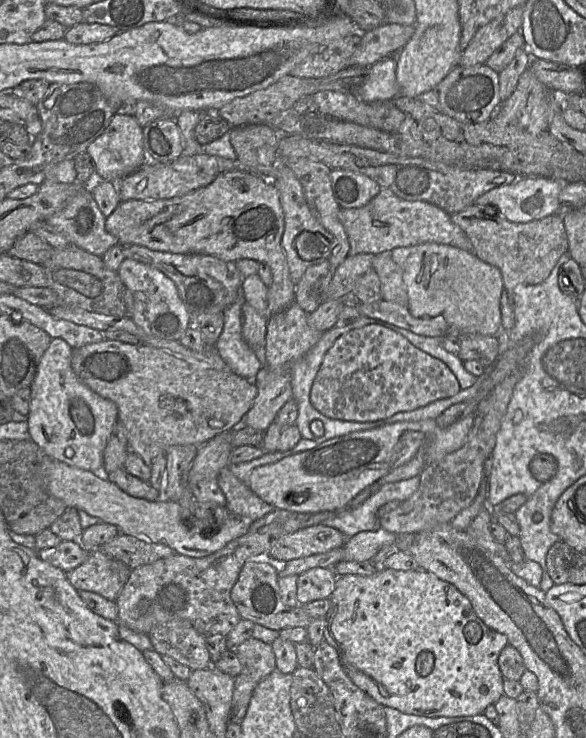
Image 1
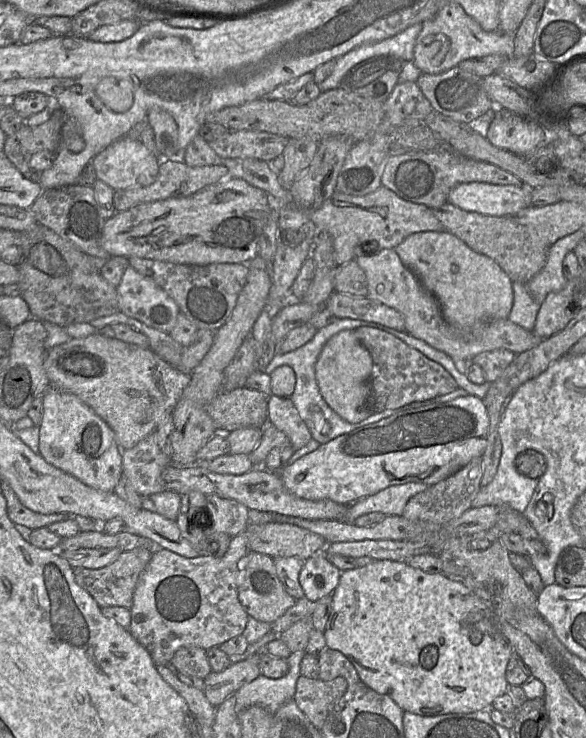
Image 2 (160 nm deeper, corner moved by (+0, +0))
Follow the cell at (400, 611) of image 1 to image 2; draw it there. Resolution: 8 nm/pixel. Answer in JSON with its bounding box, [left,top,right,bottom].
[323,560,513,716]

